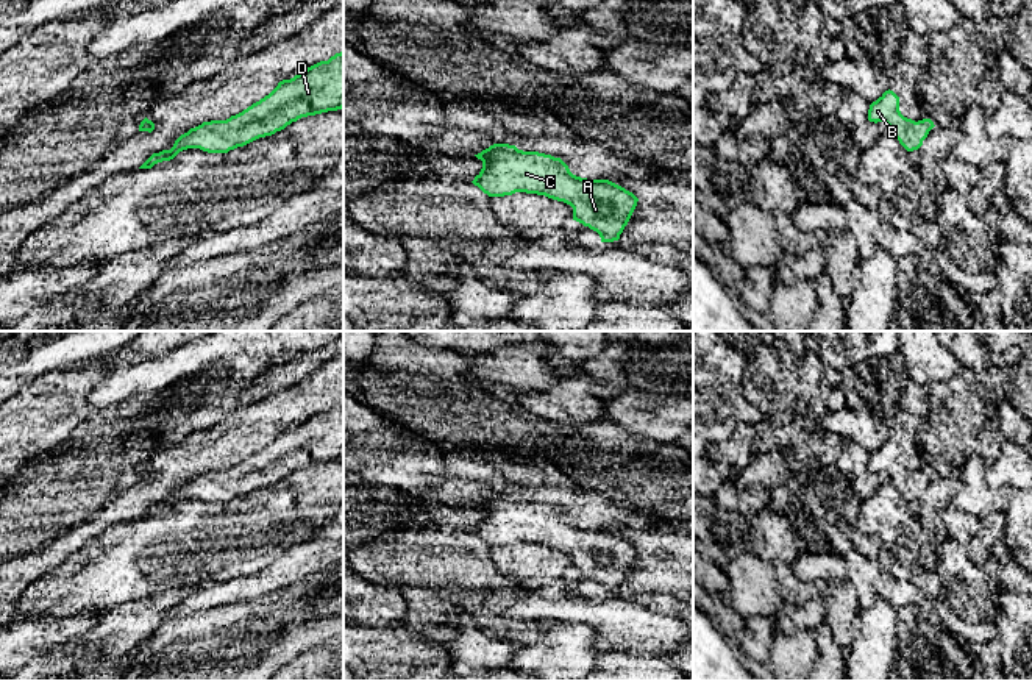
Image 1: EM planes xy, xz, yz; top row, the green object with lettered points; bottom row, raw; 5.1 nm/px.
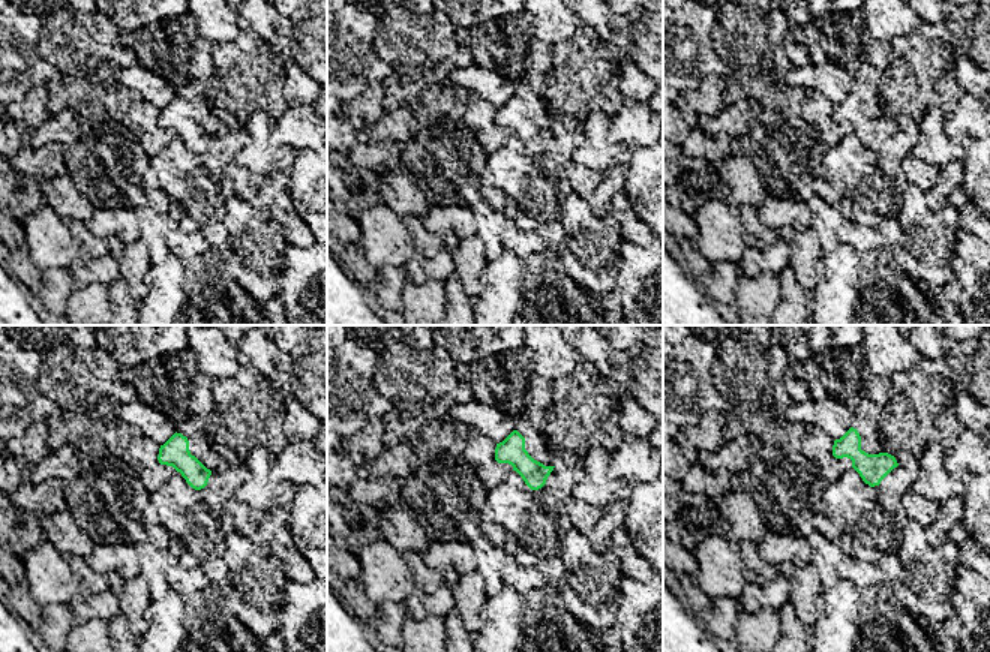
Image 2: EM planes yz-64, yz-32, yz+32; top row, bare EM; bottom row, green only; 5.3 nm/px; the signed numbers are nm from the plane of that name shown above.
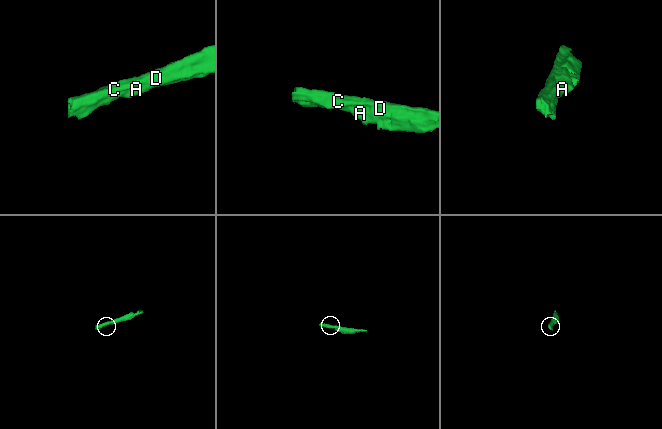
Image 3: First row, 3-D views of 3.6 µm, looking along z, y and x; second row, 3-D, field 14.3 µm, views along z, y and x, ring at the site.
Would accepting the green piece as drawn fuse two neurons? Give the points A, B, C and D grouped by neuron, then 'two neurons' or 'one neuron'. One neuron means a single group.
groups A B C D; one neuron

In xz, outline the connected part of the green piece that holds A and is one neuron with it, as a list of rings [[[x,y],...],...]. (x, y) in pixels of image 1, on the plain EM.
[[[493,494],[475,506],[482,511],[482,519],[472,533],[484,544],[526,542],[564,551],[573,558],[573,570],[596,581],[601,592],[620,589],[639,551],[609,529],[573,525],[560,508],[551,505]]]

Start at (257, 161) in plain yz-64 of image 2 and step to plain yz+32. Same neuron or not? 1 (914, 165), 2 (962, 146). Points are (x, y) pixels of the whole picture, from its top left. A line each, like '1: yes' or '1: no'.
1: no
2: yes

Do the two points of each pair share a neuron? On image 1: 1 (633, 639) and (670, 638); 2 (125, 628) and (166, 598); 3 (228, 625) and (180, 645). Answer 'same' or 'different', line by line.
1: same
2: same
3: same

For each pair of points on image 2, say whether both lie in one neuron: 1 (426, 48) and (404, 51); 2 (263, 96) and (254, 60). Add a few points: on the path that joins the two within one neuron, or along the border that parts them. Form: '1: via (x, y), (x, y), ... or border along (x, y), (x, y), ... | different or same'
1: via (420, 51), (410, 51) | same
2: via (260, 87), (254, 81), (254, 69) | same

